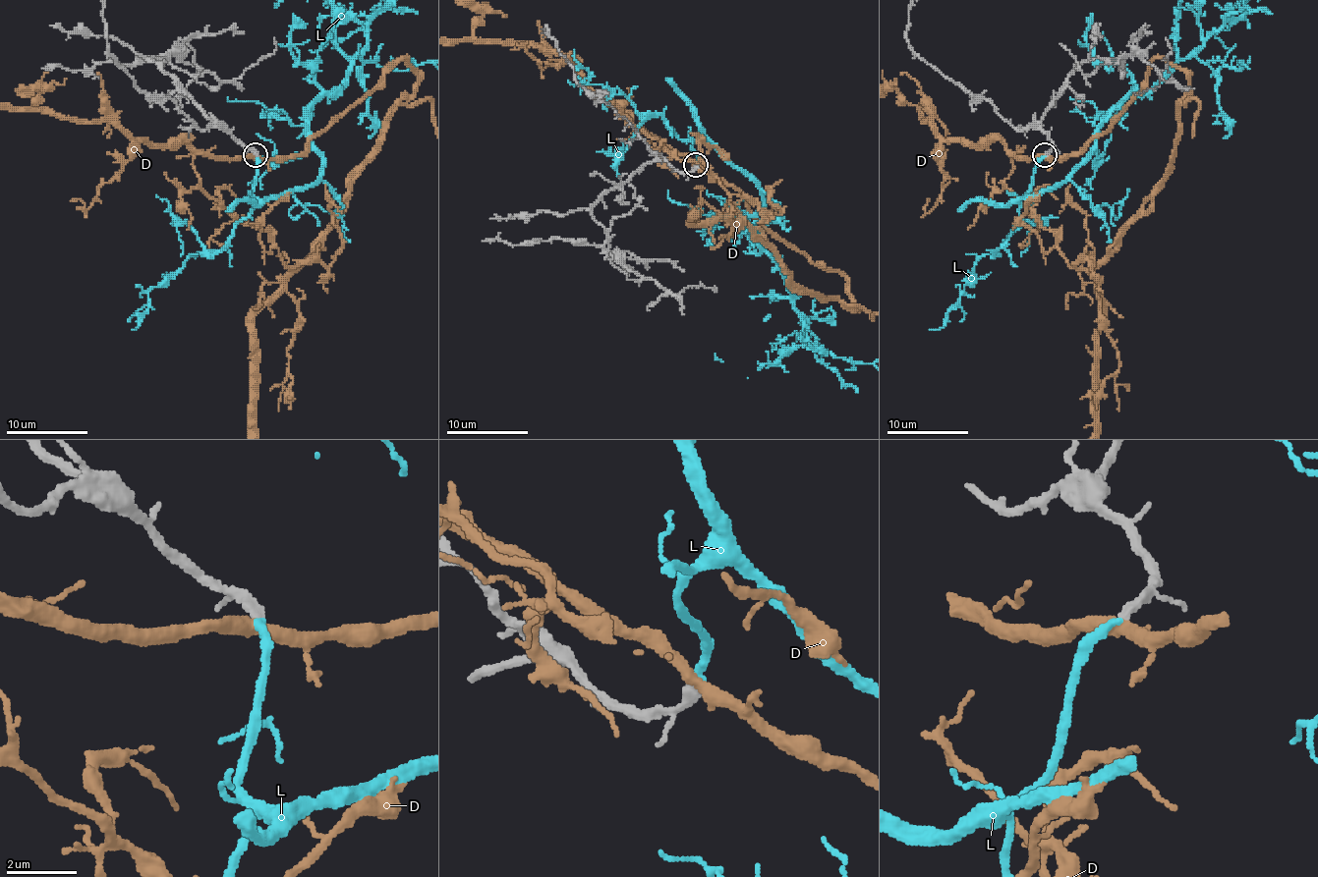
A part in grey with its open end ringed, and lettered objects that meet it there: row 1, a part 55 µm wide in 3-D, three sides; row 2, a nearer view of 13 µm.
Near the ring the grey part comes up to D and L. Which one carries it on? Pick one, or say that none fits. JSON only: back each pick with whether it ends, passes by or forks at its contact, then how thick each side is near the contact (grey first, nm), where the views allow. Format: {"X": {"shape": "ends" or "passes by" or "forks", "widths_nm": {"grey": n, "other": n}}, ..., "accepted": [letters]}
{"L": {"shape": "ends", "widths_nm": {"grey": 280, "other": 200}}, "accepted": ["L"]}

